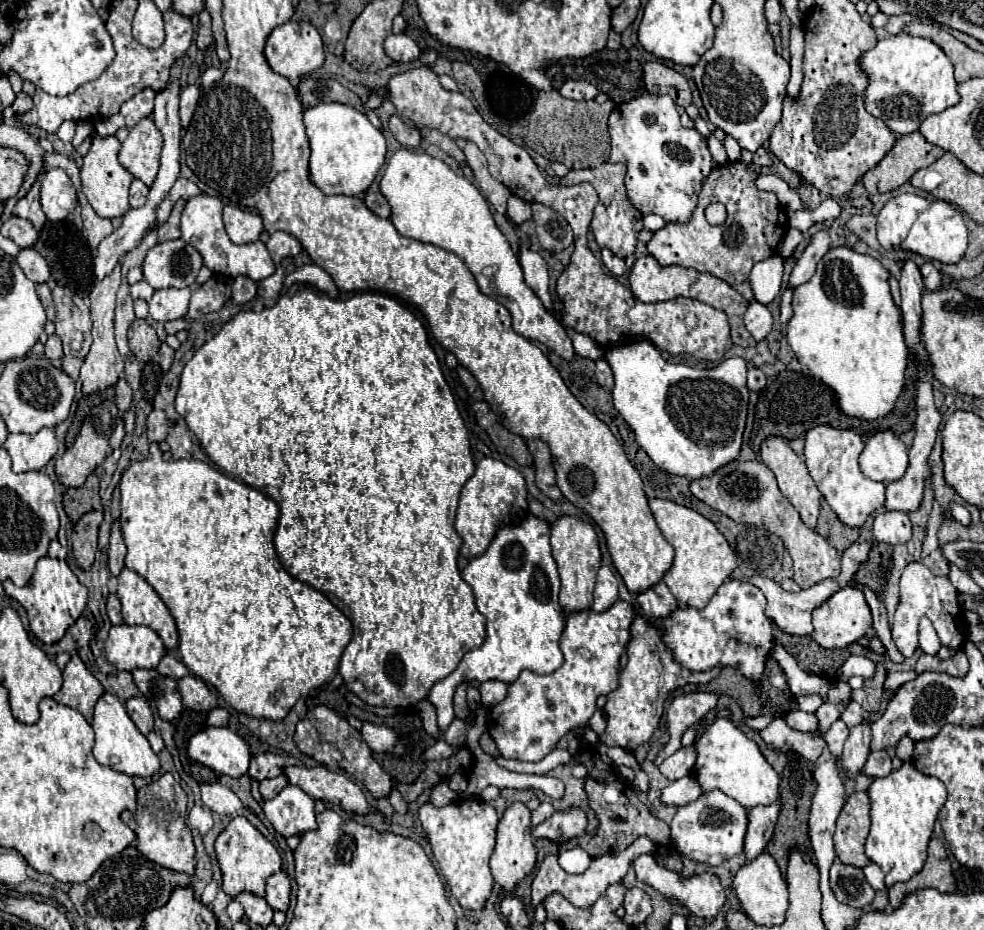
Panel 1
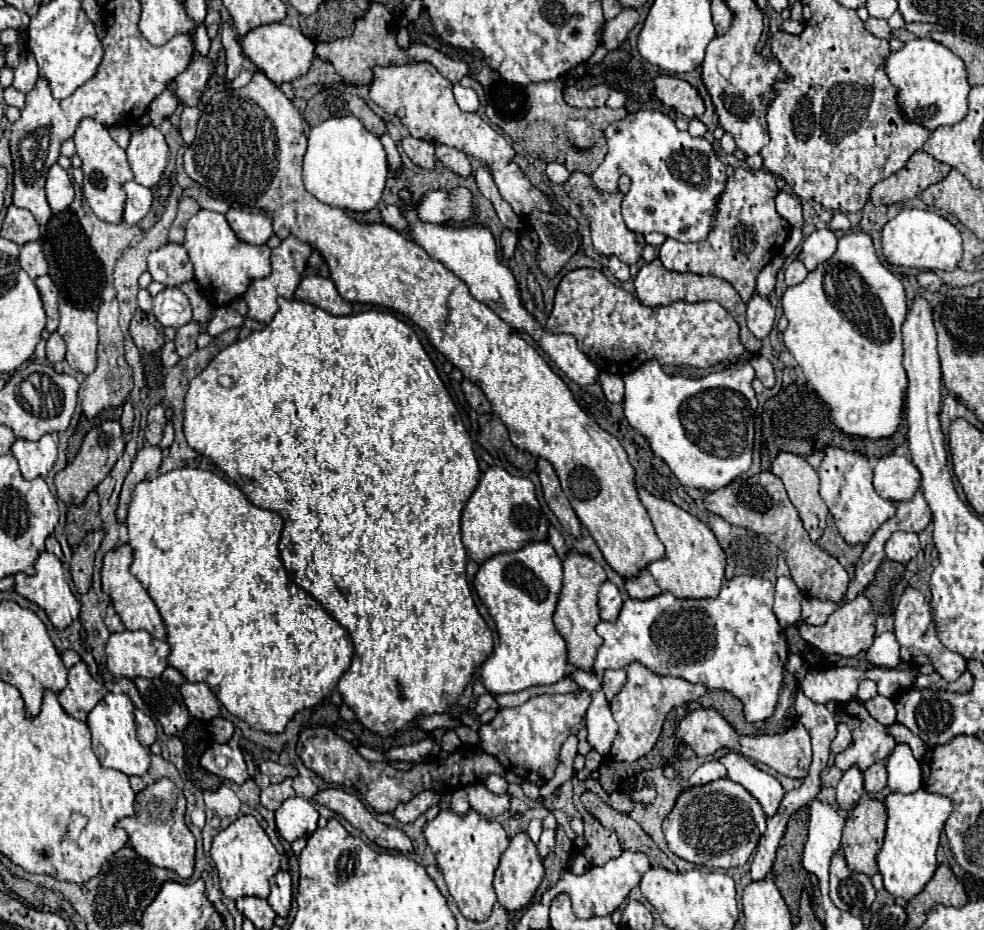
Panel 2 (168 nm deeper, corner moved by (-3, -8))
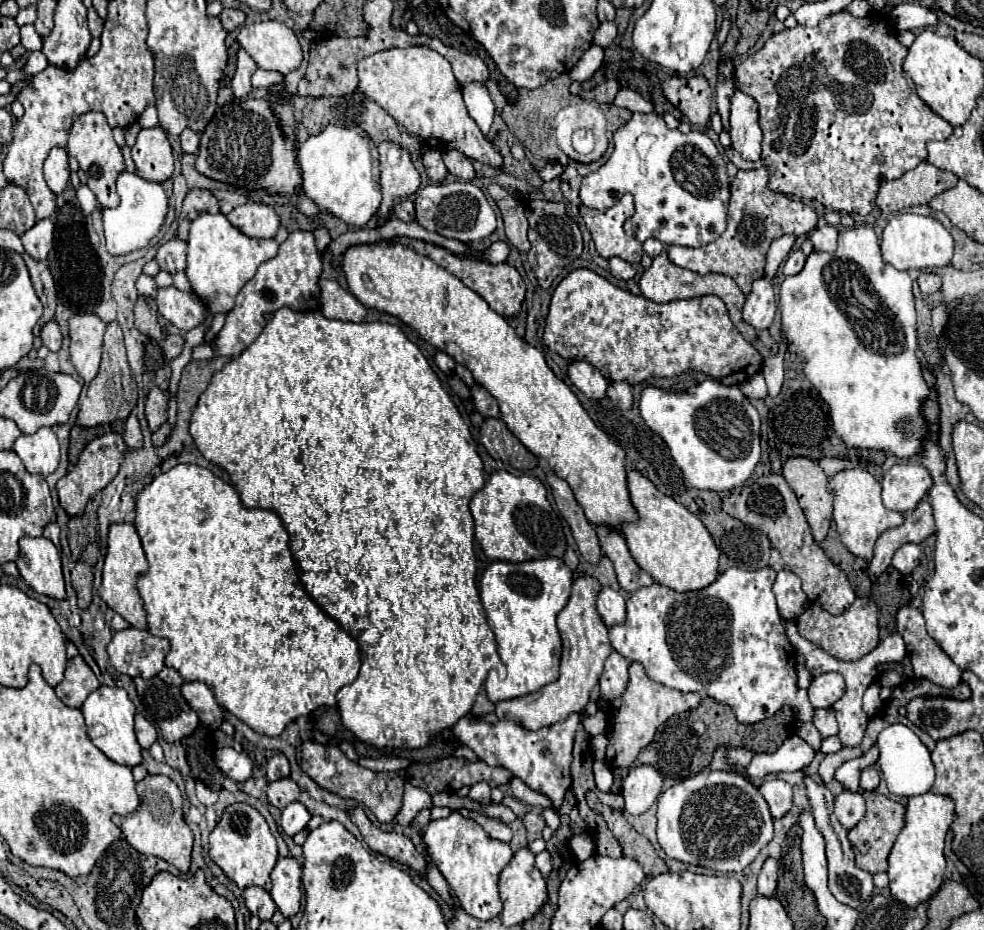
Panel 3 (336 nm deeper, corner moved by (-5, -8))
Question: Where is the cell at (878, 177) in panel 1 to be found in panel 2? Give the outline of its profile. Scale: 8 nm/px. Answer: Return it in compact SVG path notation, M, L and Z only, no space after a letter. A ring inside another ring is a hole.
M918 151L896 175L890 175L888 179L872 187L870 201L874 205L894 205L910 201L926 187L942 181L950 173L950 169L950 165L936 161L924 151Z

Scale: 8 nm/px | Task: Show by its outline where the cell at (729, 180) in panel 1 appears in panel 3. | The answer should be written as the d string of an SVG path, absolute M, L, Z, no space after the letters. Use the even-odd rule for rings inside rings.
M764 167L750 169L750 171L738 171L738 175L730 183L730 193L732 197L728 205L726 231L716 241L702 245L698 249L670 245L668 257L678 267L696 271L700 275L706 275L706 273L730 275L736 281L736 285L742 289L742 293L748 295L752 281L764 275L766 251L770 243L786 233L794 233L794 235L810 233L818 223L818 215L814 213L814 209L810 209L802 201L794 201L784 193L770 191L768 171Z

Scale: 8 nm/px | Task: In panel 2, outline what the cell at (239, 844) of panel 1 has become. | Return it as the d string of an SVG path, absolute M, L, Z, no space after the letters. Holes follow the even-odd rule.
M242 815L232 825L222 829L212 841L210 857L218 869L220 887L226 897L240 899L240 897L254 895L266 899L270 895L268 881L280 869L280 857L254 815Z

